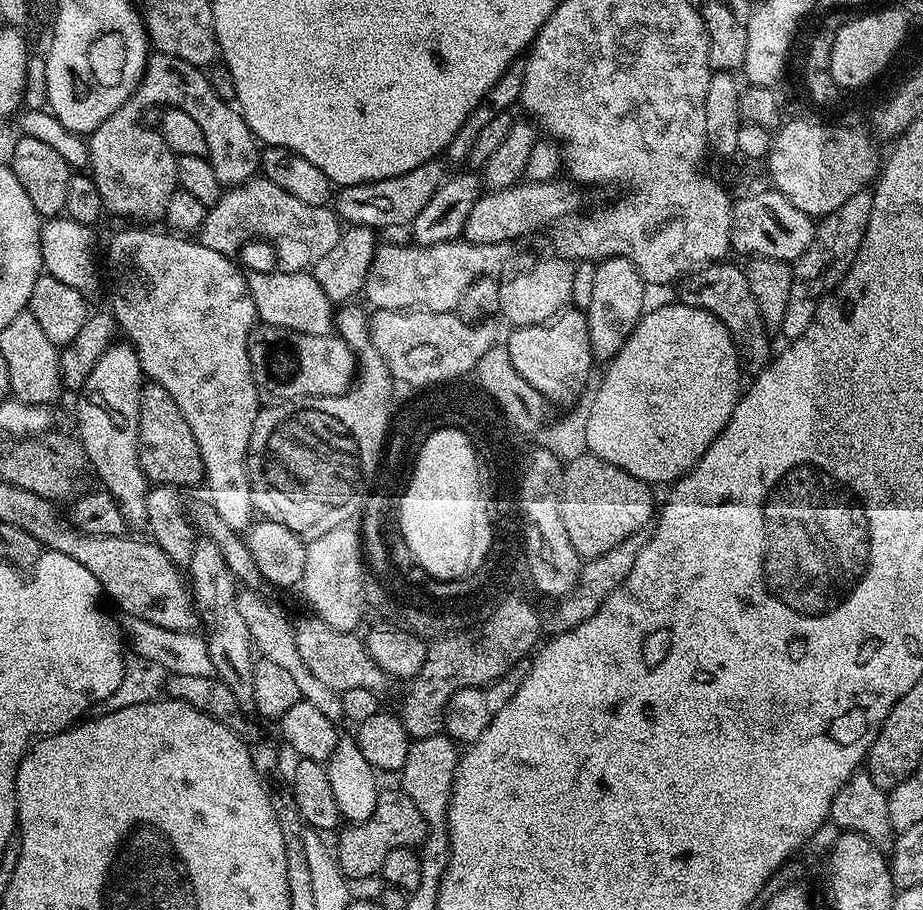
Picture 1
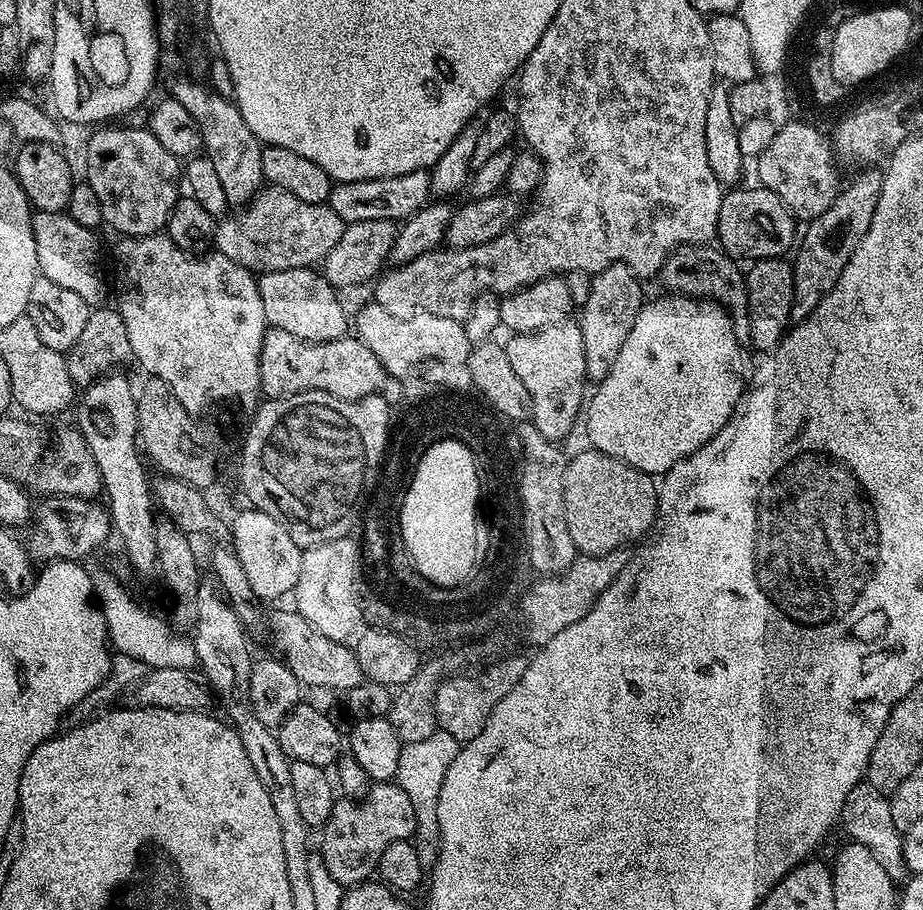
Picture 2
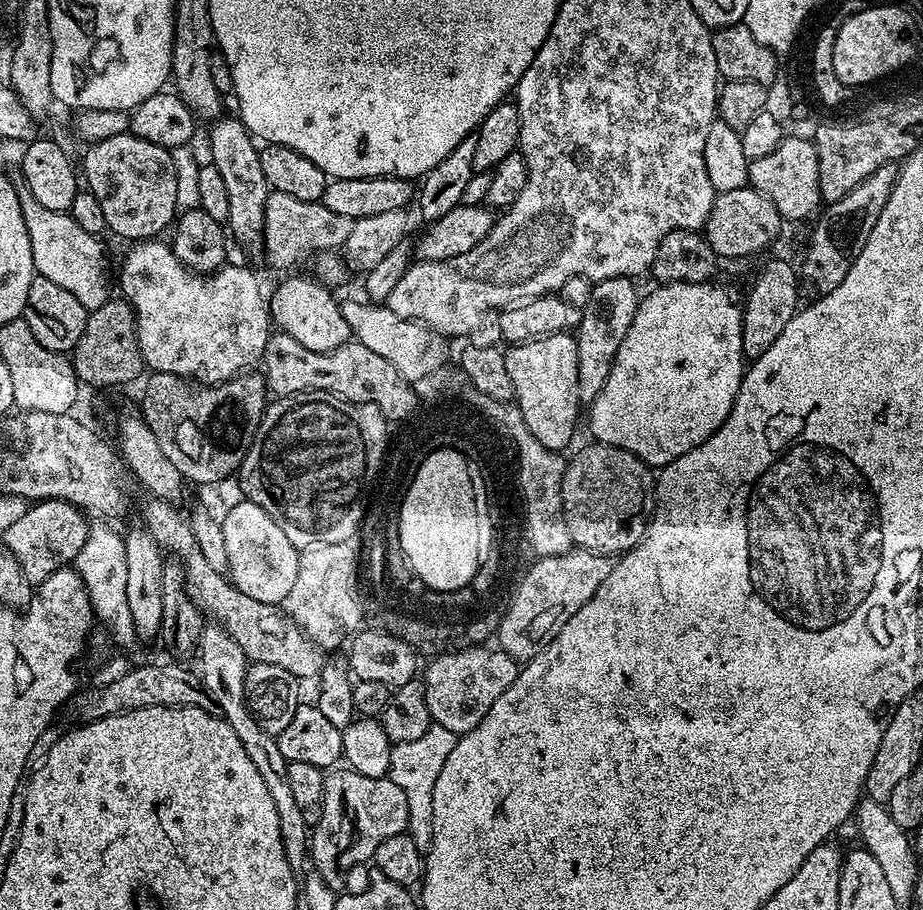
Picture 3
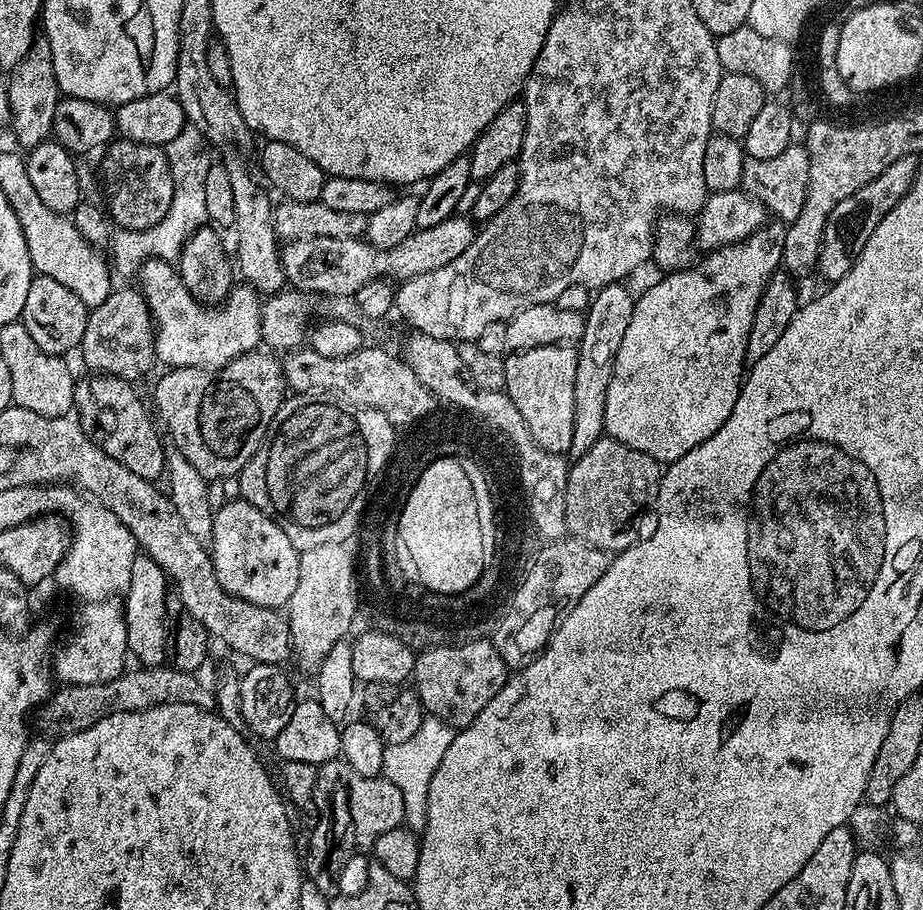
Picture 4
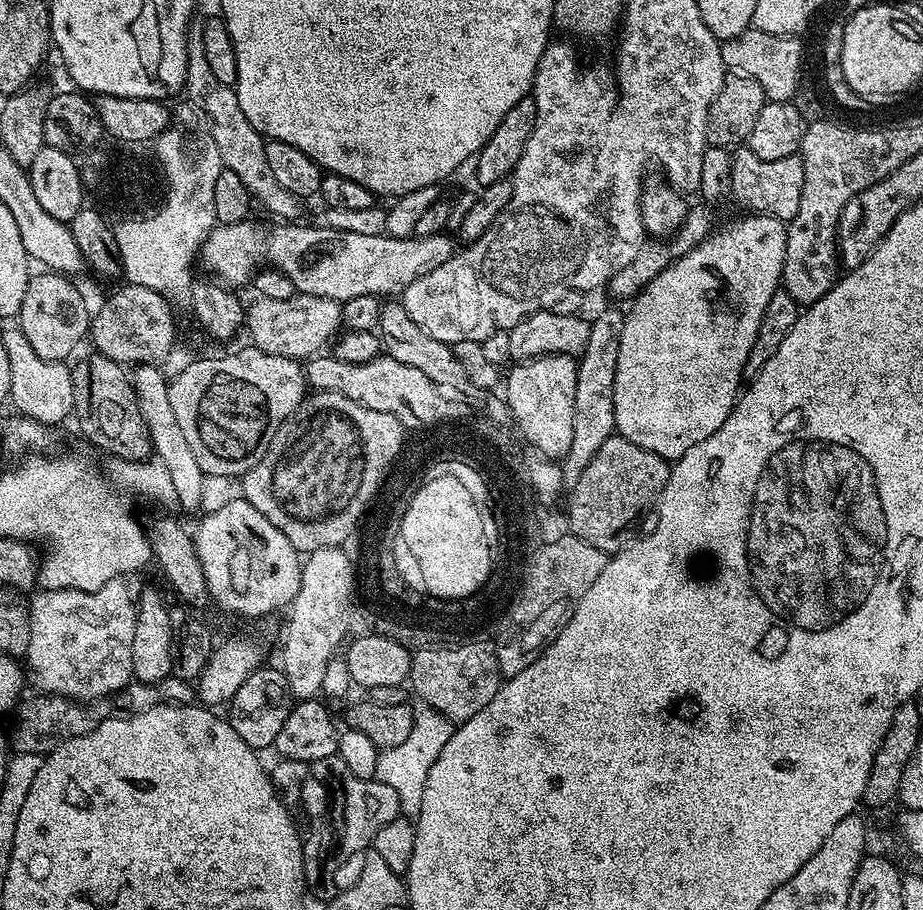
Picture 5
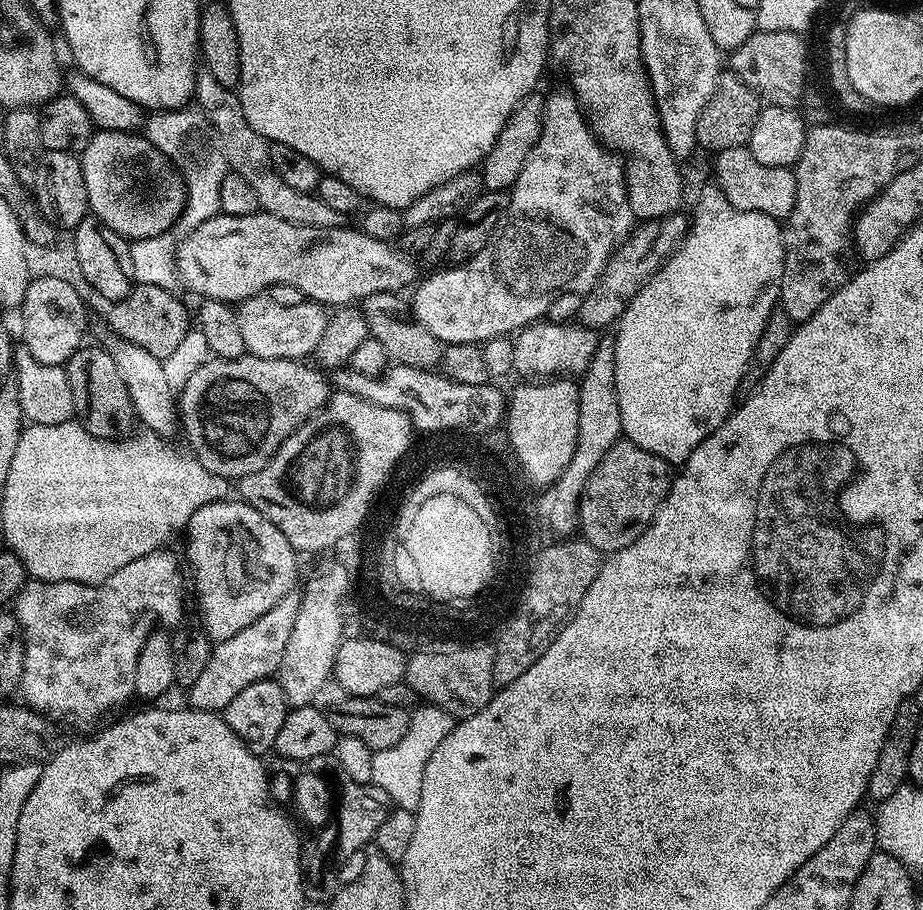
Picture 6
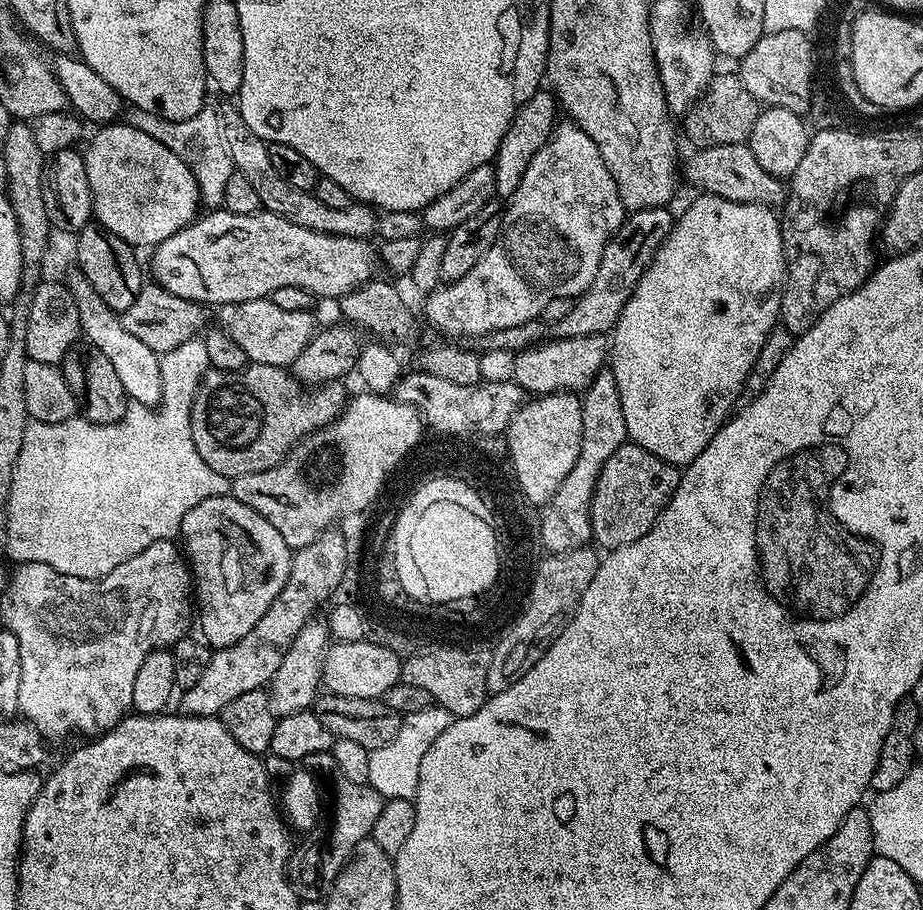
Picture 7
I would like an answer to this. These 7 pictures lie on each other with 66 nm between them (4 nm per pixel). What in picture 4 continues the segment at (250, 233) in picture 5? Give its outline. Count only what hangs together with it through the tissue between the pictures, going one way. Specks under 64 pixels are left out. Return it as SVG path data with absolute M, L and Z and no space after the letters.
M451 216L446 222L438 222L438 226L426 226L417 231L411 232L398 246L393 248L375 248L368 243L367 239L351 236L350 238L302 238L301 240L289 240L283 245L282 259L284 262L284 273L288 276L288 284L293 289L301 292L317 294L321 292L324 298L331 298L338 295L350 295L355 297L362 286L371 280L382 280L391 277L393 281L403 282L414 278L418 274L426 274L430 270L439 270L446 266L446 262L454 262L458 254L462 254L474 242L477 225L468 216Z

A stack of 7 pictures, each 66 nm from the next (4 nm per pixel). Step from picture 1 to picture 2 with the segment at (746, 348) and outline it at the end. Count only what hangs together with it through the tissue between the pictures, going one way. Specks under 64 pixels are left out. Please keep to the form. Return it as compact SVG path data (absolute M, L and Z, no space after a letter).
M681 246L666 258L658 273L672 294L719 304L731 317L737 341L748 340L748 286L741 265L716 246Z

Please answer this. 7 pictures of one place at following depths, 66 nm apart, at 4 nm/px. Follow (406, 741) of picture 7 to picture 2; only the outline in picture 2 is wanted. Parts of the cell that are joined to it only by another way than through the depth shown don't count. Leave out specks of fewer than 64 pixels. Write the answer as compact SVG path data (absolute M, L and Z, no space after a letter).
M438 730L422 742L405 743L400 750L395 783L399 784L402 790L406 790L406 798L410 798L414 806L416 815L414 843L418 850L418 858L422 858L426 866L435 864L436 856L440 853L438 794L442 790L442 778L446 778L446 770L450 770L450 762L454 762L461 747L461 741L454 739L443 730Z

